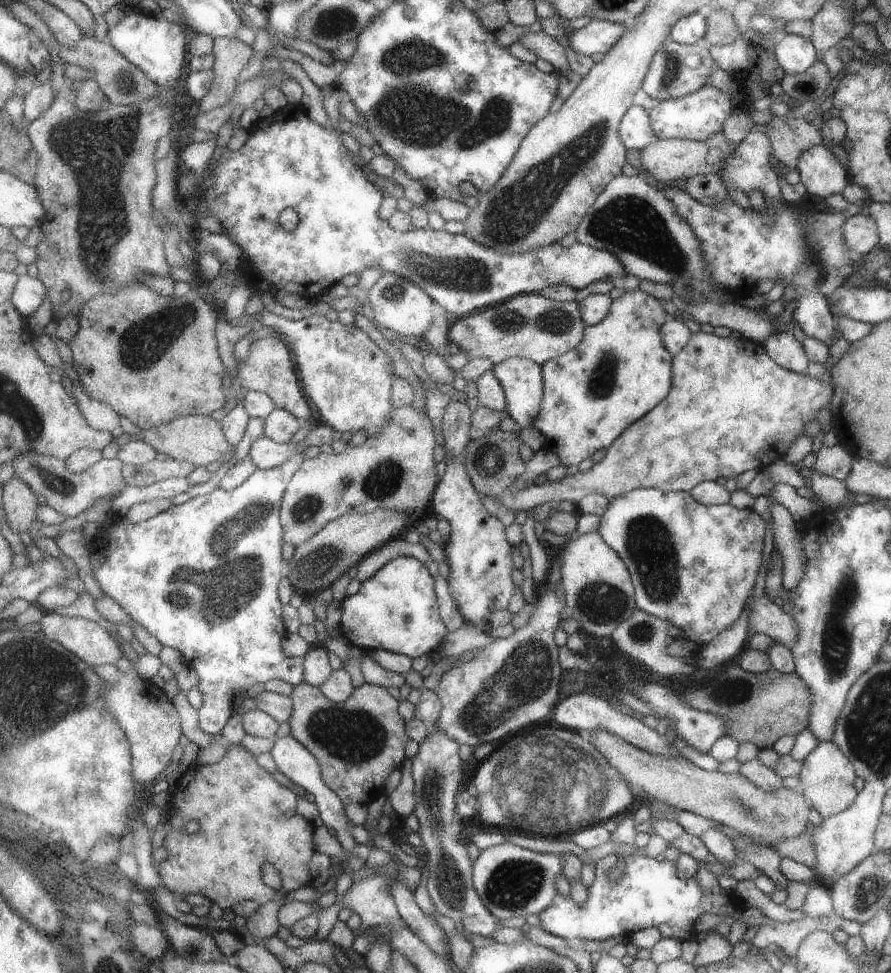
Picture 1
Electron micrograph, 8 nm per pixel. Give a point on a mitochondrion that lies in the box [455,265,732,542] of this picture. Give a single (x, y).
(554, 322)

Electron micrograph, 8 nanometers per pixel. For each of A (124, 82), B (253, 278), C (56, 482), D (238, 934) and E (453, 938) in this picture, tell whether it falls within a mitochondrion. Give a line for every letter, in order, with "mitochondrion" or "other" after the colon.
A: mitochondrion
B: other
C: mitochondrion
D: other
E: other

